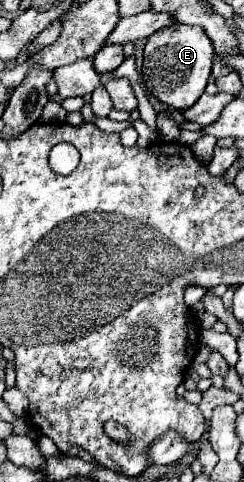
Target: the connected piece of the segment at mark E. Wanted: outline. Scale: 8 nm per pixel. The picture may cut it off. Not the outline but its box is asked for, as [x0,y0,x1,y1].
[142,23,214,111]

